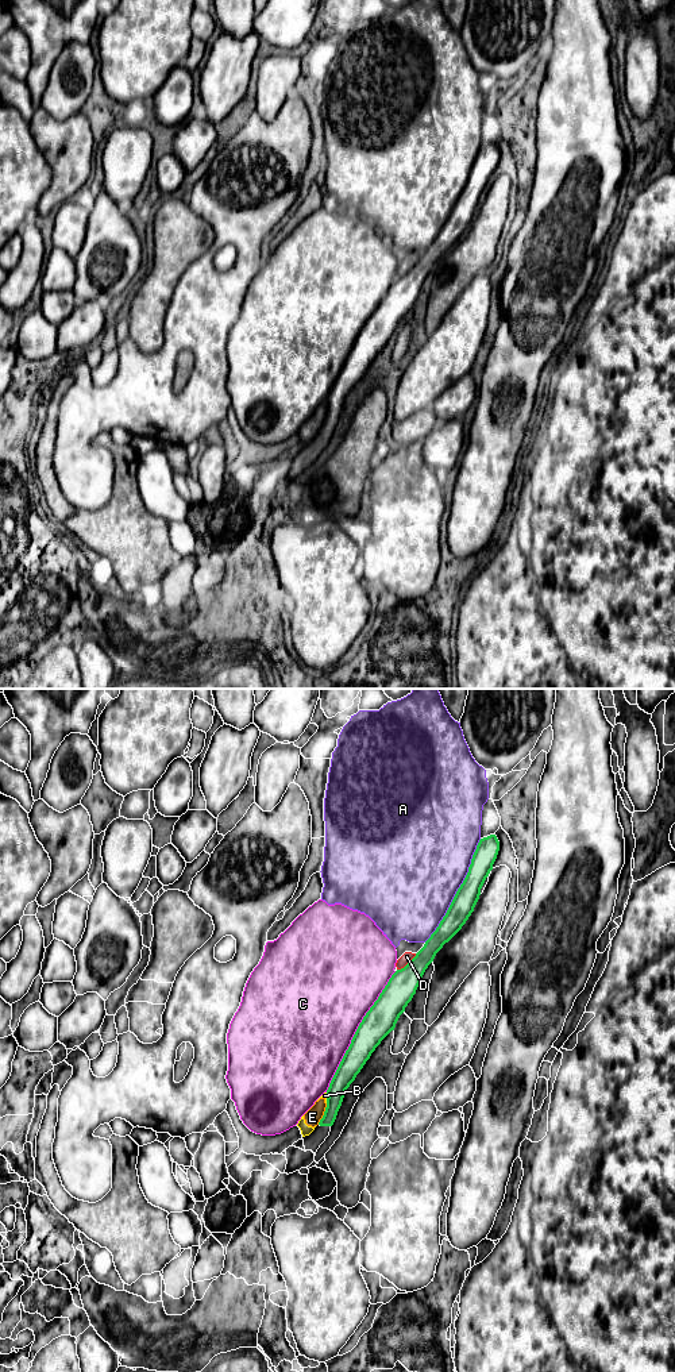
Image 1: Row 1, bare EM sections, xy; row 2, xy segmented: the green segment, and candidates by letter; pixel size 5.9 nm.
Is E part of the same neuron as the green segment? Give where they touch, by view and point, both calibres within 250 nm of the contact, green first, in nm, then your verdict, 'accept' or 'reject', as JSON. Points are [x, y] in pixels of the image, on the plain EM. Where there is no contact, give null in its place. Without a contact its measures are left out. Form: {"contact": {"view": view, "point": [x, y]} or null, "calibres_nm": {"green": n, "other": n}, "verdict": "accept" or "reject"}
{"contact": {"view": "xy", "point": [324, 423]}, "calibres_nm": {"green": 120, "other": 100}, "verdict": "reject"}

